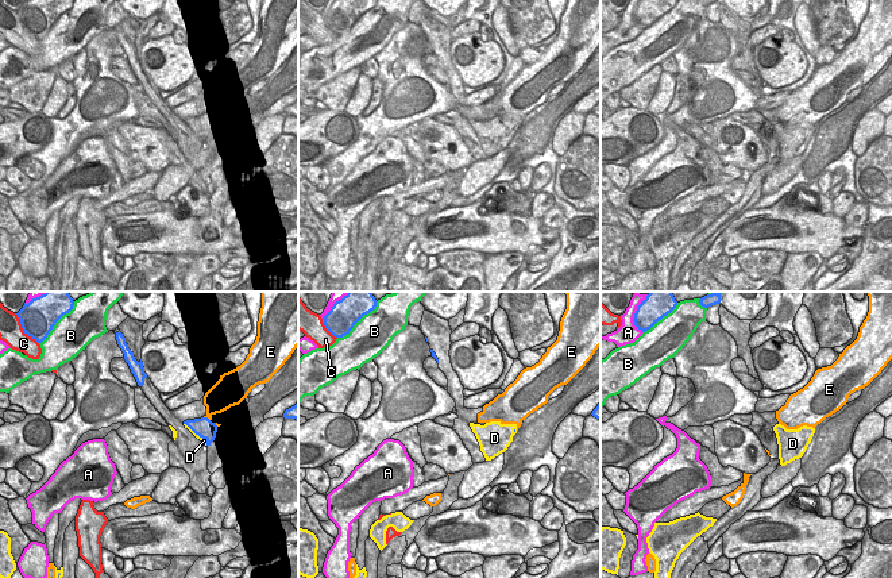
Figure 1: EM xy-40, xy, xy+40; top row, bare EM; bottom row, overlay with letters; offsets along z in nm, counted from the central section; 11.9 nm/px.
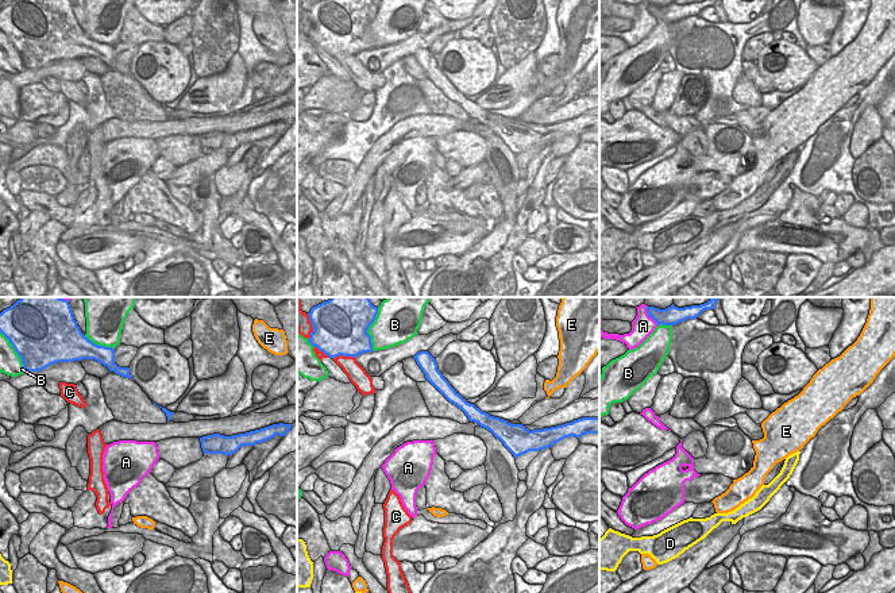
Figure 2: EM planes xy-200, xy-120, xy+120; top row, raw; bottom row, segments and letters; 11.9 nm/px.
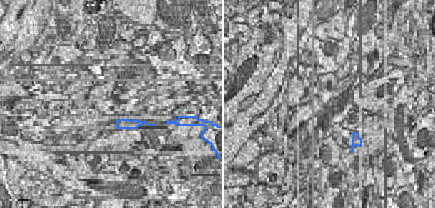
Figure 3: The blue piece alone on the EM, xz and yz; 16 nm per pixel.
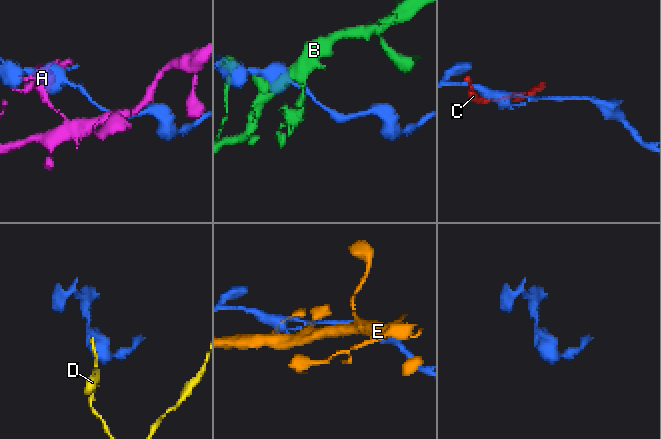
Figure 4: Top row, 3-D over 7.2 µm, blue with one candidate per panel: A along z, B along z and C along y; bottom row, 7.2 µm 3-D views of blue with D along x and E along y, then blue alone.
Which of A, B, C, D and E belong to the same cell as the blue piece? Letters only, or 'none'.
none.

